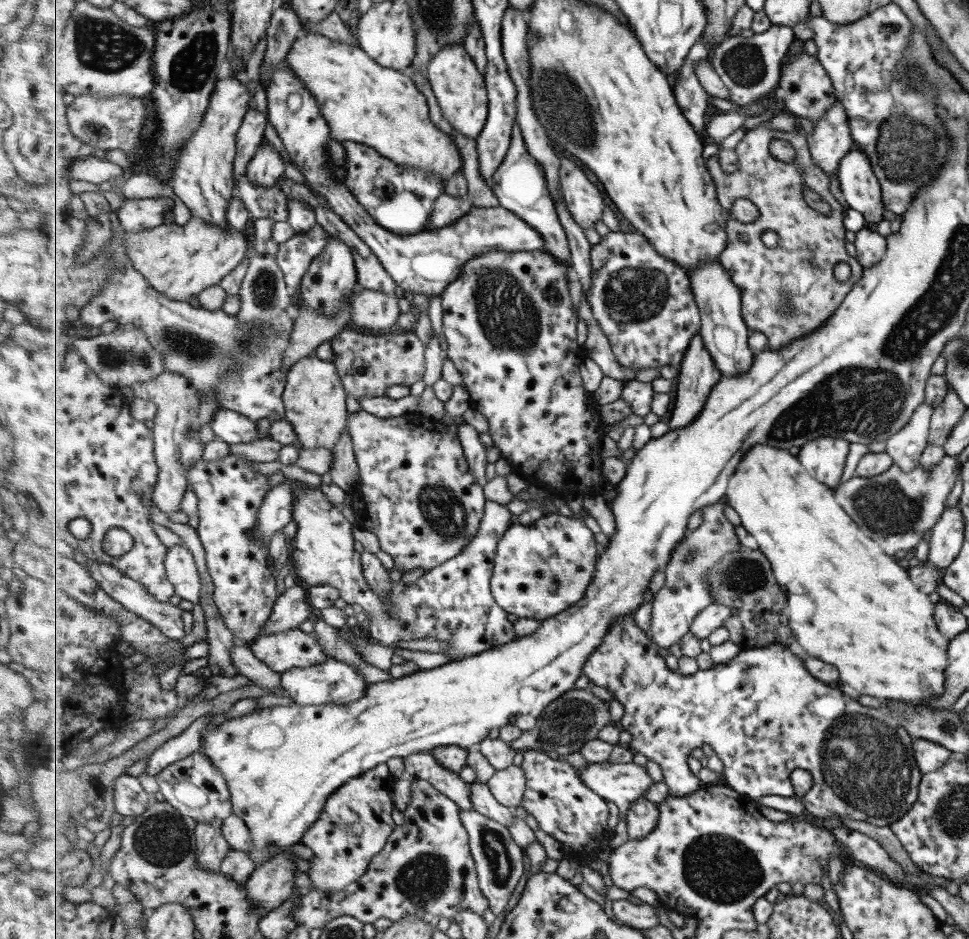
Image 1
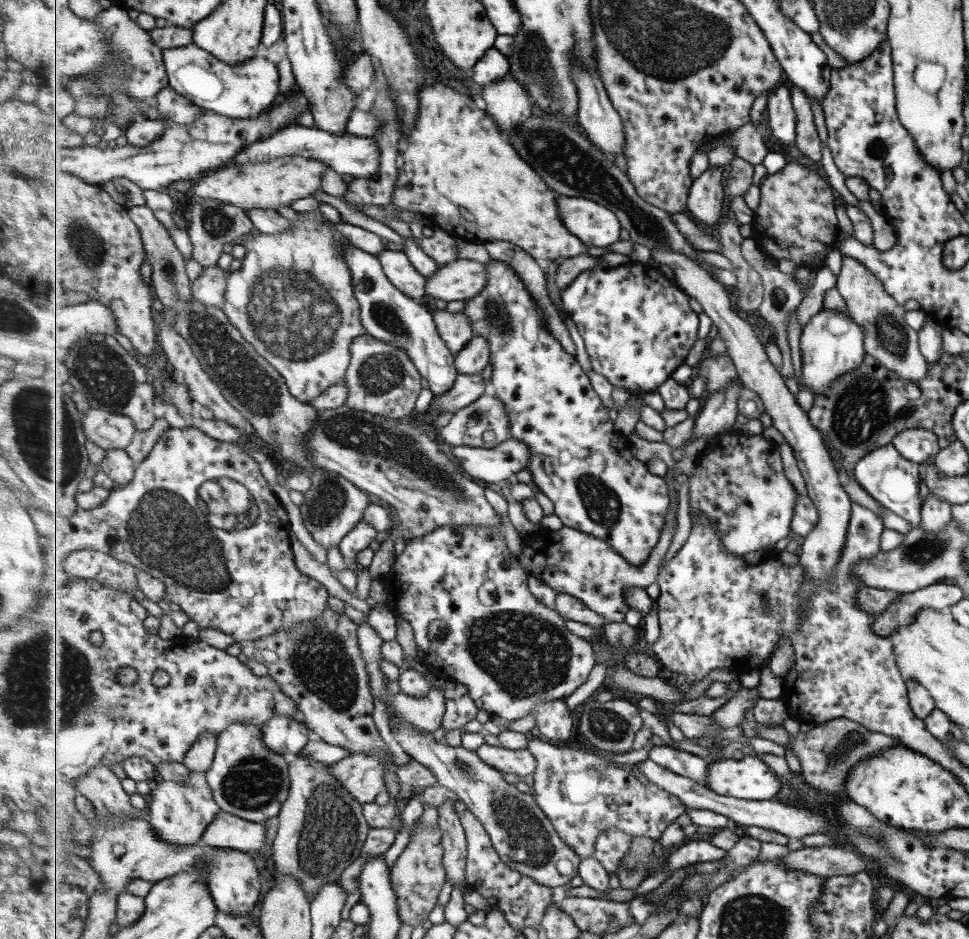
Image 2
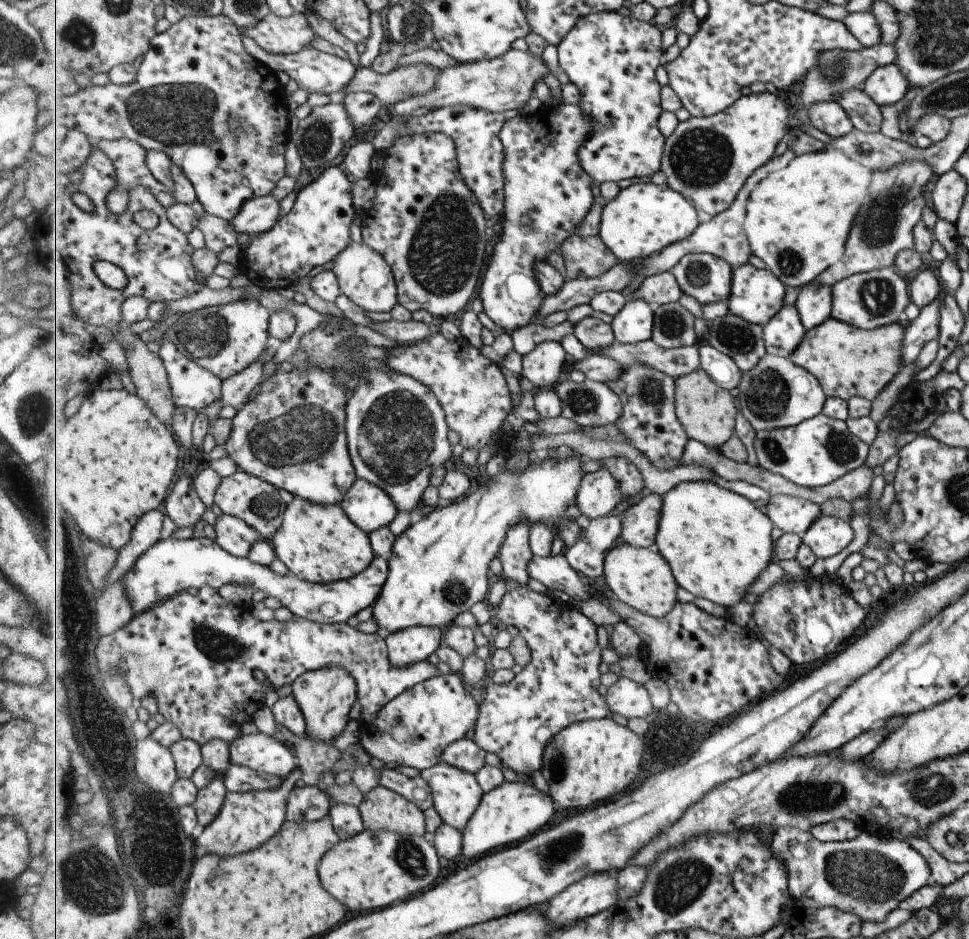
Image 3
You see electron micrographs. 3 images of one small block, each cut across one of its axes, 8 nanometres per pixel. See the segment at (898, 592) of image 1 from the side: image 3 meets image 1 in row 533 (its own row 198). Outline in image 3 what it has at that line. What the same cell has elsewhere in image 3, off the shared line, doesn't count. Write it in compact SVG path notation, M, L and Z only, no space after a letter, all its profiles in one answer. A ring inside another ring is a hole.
M829 146L820 152L799 155L783 170L771 173L755 187L747 204L745 230L753 254L766 263L766 268L783 281L786 288L809 285L843 255L851 222L865 197L871 174L869 168Z

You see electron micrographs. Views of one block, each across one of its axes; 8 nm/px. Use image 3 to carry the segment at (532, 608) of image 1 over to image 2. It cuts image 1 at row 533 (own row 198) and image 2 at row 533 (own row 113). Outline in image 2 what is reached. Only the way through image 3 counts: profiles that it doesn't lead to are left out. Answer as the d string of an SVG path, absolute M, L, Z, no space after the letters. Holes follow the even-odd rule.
M669 468L666 472L666 480L670 493L673 493L672 507L668 512L666 526L664 532L661 534L660 543L653 550L652 555L649 556L649 560L645 564L629 564L629 560L625 560L619 552L615 552L613 546L609 546L605 540L599 540L599 538L591 536L589 533L581 532L575 528L563 527L559 530L549 530L540 528L533 536L521 536L521 554L517 557L517 561L521 561L523 568L528 574L538 578L545 585L552 588L556 594L567 593L571 596L575 596L591 610L605 616L607 622L623 622L625 620L625 614L629 612L629 602L625 600L625 589L627 587L643 587L657 582L657 577L661 574L661 563L665 560L665 552L669 550L671 546L671 540L675 531L676 521L675 514L678 507L678 490L676 487L679 485L675 480L673 474L674 469Z

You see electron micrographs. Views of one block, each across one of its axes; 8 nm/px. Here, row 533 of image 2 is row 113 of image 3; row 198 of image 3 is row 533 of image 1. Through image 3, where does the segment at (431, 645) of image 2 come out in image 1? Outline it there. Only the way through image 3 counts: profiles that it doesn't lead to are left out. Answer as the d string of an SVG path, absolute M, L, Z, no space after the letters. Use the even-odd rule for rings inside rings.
M319 486L307 487L298 494L293 521L297 526L296 535L290 542L295 578L308 588L332 584L341 592L344 601L360 605L372 618L371 640L389 646L399 640L425 637L445 640L451 645L444 654L451 657L451 661L460 661L518 639L515 622L507 620L508 612L501 608L492 593L500 540L516 522L506 505L488 501L478 535L459 556L426 571L413 584L394 579L388 598L379 596L364 575L362 553L355 550L354 524L345 520L341 507L327 500Z

